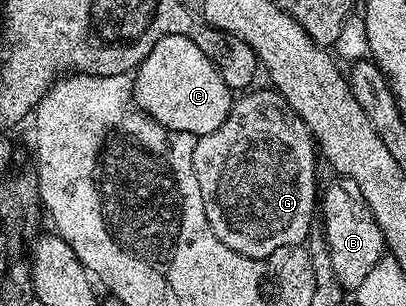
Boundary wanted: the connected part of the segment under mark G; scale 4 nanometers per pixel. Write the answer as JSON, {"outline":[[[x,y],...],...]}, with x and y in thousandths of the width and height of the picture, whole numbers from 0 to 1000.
{"outline":[[[675,294],[628,297],[591,310],[599,317],[571,337],[554,399],[544,399],[525,438],[483,454],[475,556],[485,569],[485,608],[495,608],[505,712],[515,712],[525,765],[534,765],[564,817],[584,817],[584,830],[648,856],[672,817],[692,817],[692,804],[746,797],[768,755],[766,716],[781,706],[781,474],[751,399],[709,346],[697,314]]]}

